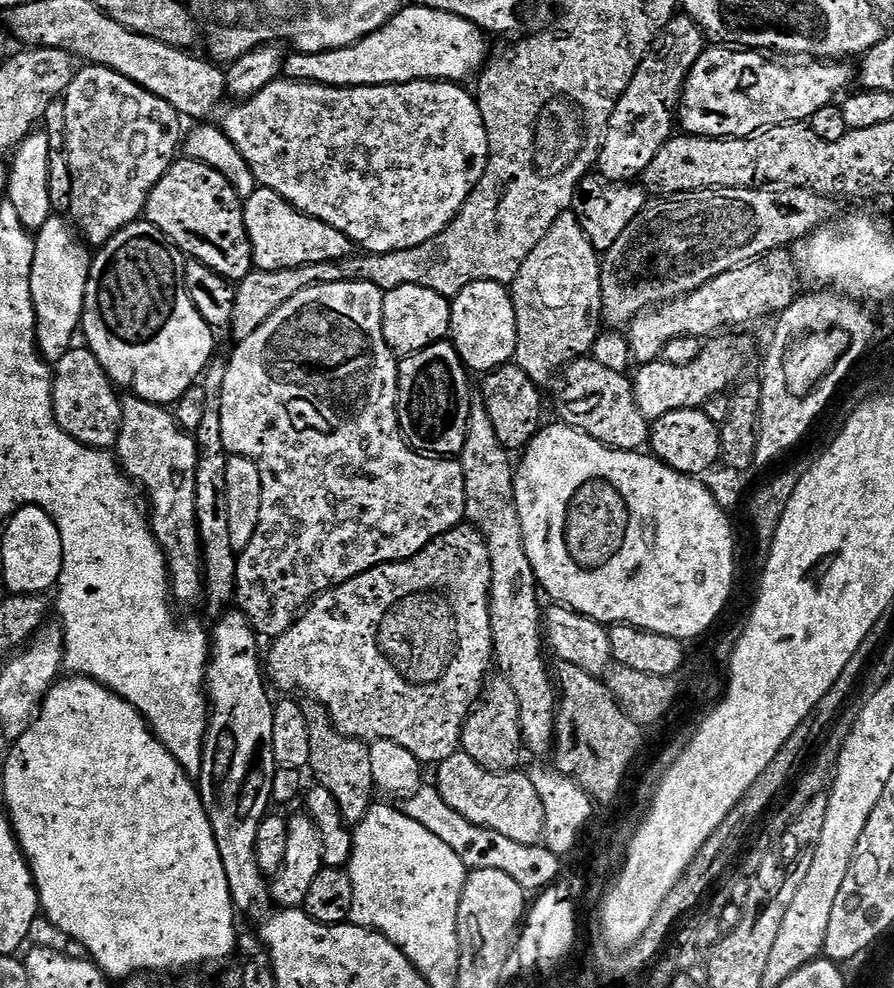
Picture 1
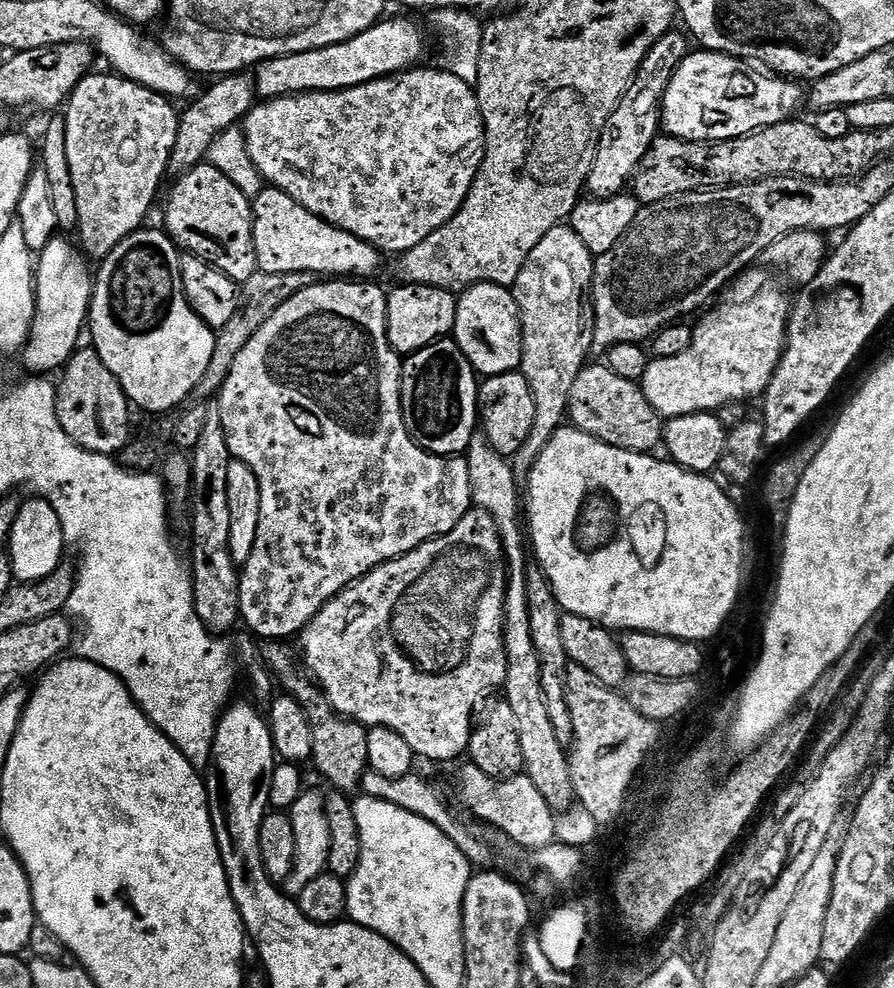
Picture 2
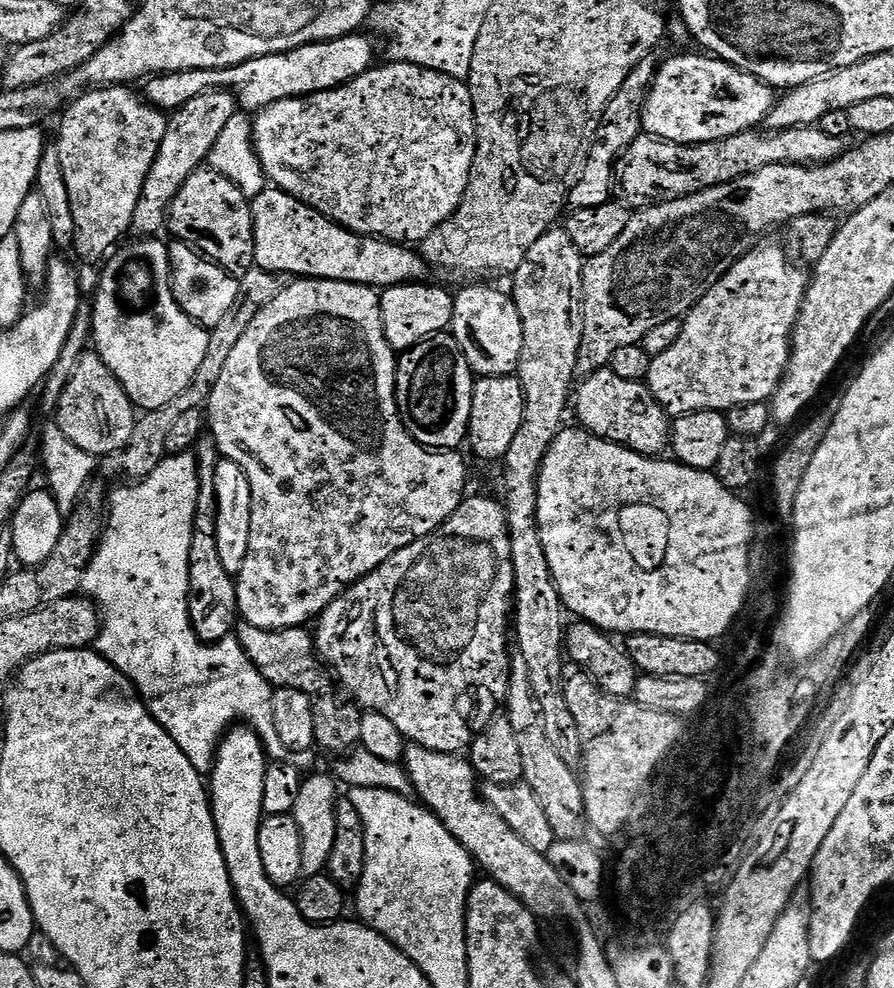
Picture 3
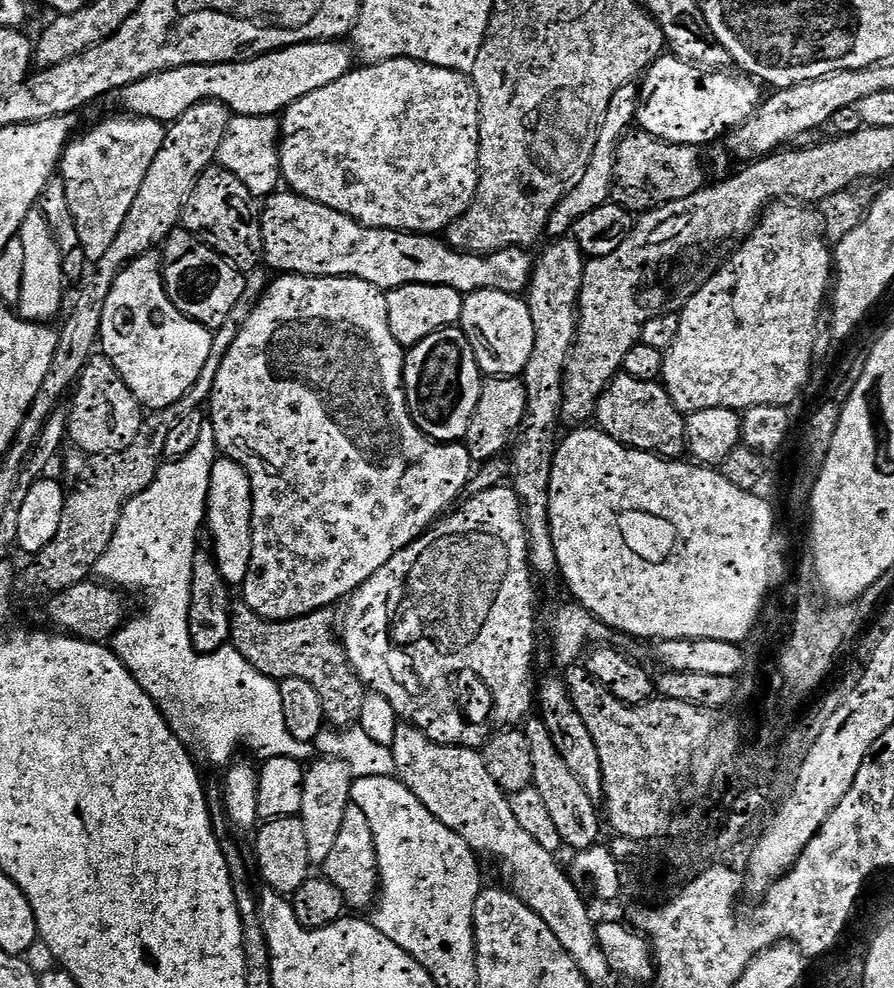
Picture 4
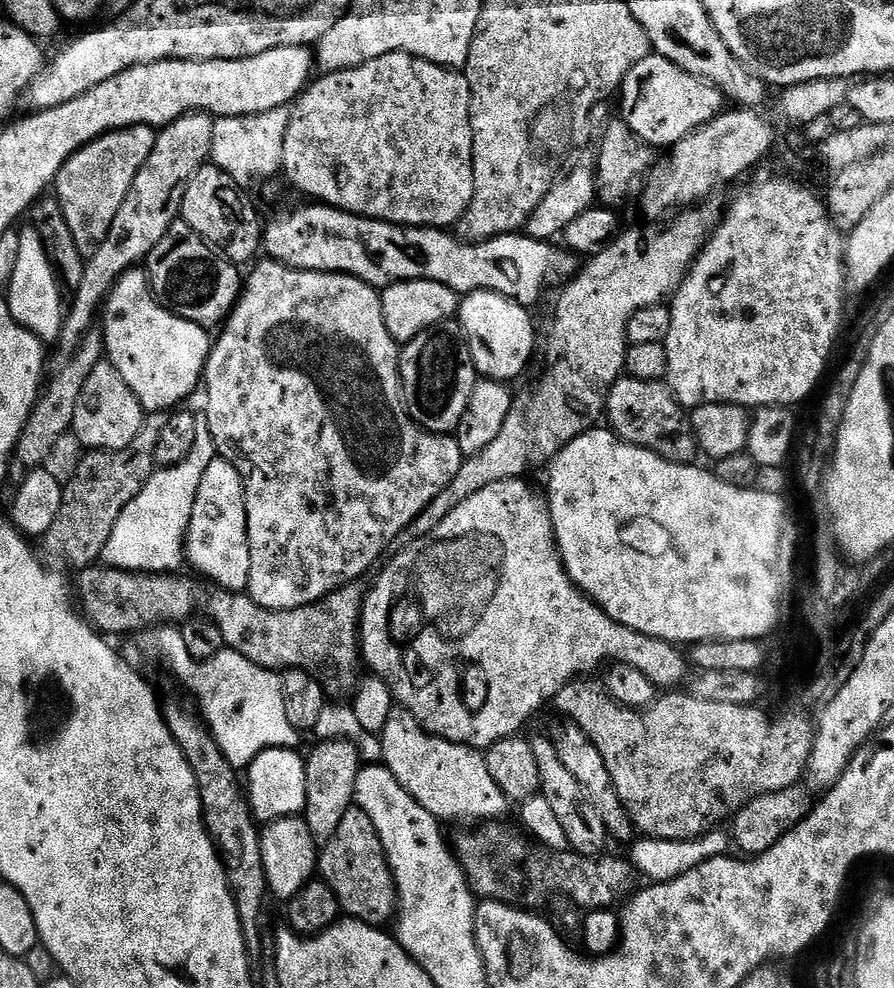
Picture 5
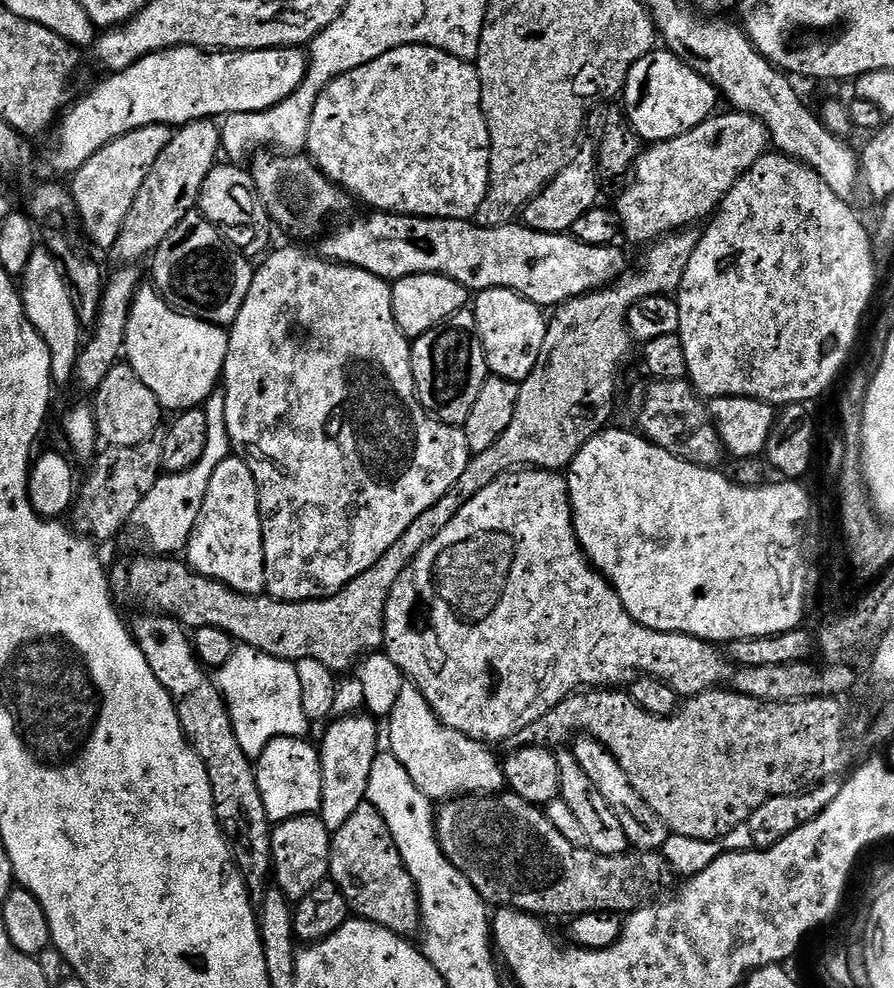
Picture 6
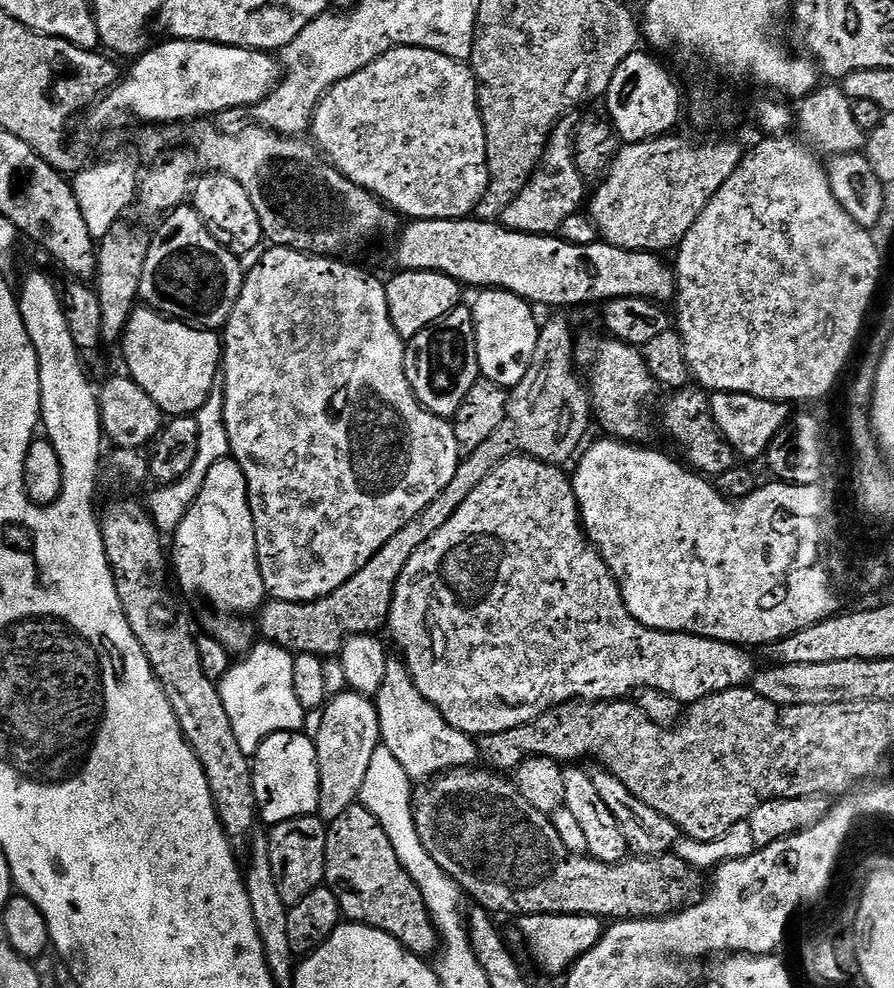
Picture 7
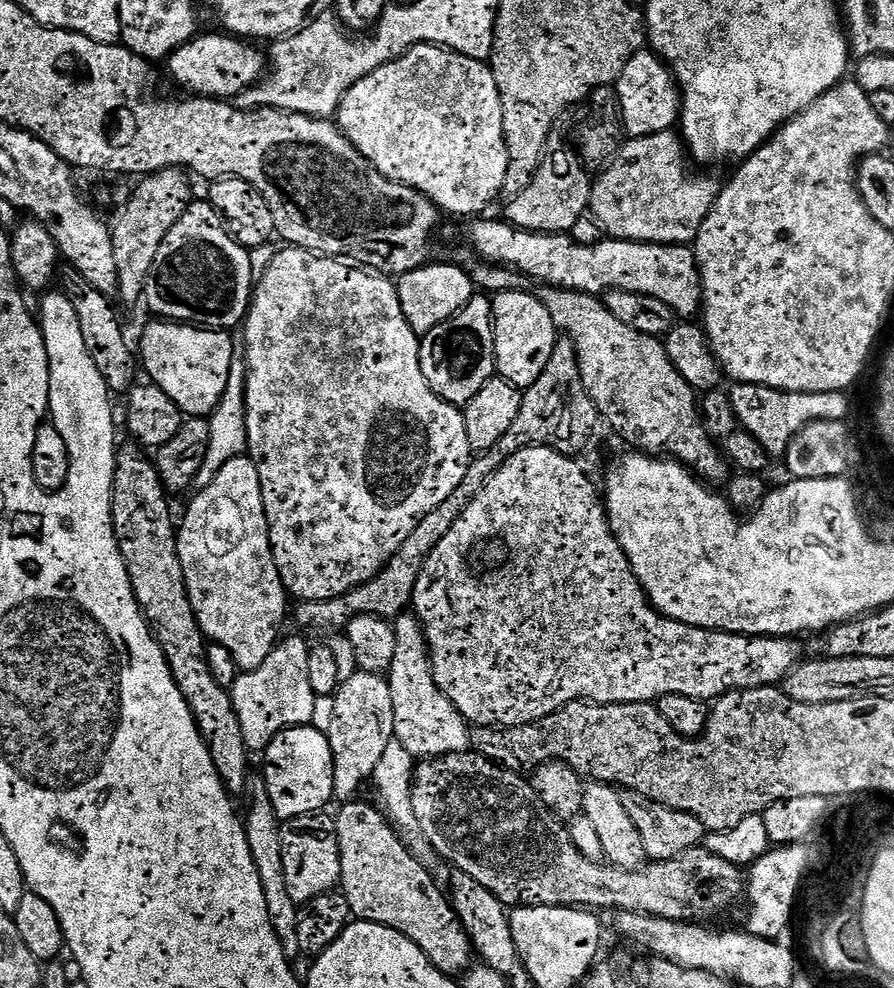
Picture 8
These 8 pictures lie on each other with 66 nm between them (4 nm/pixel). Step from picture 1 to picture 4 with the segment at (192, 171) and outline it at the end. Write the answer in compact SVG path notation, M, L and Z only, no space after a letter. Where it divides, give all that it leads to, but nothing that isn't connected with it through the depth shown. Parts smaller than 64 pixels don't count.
M213 166L200 175L192 188L188 201L184 204L182 226L200 237L217 254L235 264L239 272L249 274L261 267L264 255L258 208L252 204L255 203L250 190L246 190L246 186L242 186L242 182L234 178L234 174Z

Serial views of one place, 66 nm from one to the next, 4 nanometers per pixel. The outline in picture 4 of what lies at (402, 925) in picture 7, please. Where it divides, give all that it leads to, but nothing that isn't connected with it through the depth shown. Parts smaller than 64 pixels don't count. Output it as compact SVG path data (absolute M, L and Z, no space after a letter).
M349 804L346 815L342 817L342 830L338 830L338 839L330 849L330 858L326 858L322 865L322 875L342 890L342 898L349 909L368 910L375 905L380 895L380 867L374 846L374 830L370 830L366 813L357 804Z

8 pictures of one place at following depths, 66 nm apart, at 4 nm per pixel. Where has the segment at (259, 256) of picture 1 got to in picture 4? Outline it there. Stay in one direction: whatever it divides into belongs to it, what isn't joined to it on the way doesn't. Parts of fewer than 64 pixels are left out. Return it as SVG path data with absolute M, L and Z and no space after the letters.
M277 190L267 197L263 204L259 213L264 243L262 260L269 269L277 268L275 271L280 274L349 276L362 282L370 282L382 290L401 288L407 284L441 284L465 294L482 290L520 294L527 289L528 282L532 279L534 260L531 255L527 256L529 253L523 247L502 249L488 255L459 252L432 234L395 232L389 228L371 228L360 224L338 210L330 210L330 206L322 206L318 202L307 200L304 196L297 196L291 190Z

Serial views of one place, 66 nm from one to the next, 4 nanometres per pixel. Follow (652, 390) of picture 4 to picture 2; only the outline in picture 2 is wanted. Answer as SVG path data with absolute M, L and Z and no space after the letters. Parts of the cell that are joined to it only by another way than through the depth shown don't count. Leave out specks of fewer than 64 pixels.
M589 363L574 378L574 390L570 390L567 419L571 427L590 434L615 448L631 452L655 453L664 438L665 421L648 402L643 387L637 381L618 378L614 370L603 363Z

